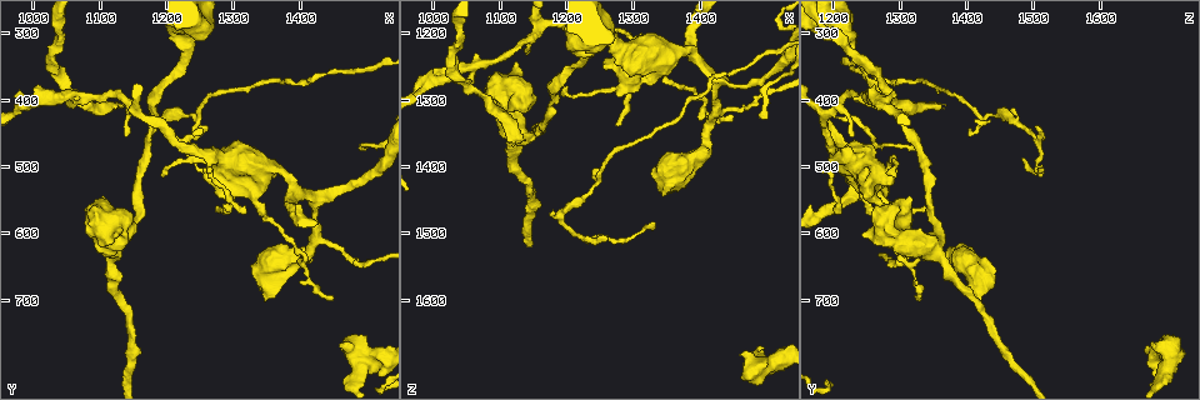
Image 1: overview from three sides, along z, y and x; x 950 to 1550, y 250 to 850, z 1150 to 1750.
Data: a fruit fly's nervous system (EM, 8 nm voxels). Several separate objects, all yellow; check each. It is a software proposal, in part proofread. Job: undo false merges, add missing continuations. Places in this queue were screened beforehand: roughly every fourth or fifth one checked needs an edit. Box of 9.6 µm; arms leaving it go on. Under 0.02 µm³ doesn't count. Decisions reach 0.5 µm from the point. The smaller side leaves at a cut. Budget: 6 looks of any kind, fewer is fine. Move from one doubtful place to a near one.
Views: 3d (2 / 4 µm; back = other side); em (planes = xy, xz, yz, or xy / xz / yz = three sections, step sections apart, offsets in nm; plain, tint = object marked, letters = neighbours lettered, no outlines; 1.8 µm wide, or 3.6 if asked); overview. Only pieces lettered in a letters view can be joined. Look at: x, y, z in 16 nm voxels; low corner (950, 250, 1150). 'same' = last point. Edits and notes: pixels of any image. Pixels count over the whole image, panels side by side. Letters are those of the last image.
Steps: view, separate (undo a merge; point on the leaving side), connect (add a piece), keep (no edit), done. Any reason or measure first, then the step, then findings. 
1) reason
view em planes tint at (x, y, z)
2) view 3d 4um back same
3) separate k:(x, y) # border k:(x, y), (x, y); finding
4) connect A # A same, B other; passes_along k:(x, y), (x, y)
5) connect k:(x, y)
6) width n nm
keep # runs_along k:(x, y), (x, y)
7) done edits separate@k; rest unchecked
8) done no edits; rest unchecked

four-way junction
view em 3.6um xz step 8 letters at (1060, 400, 1255)

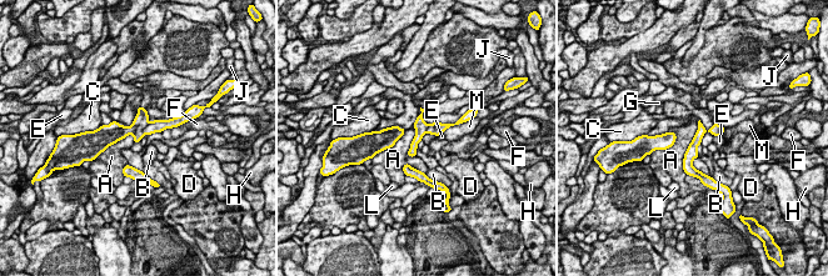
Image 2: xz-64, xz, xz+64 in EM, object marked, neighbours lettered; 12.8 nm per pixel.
another direction
view em 3.6um planes letters same

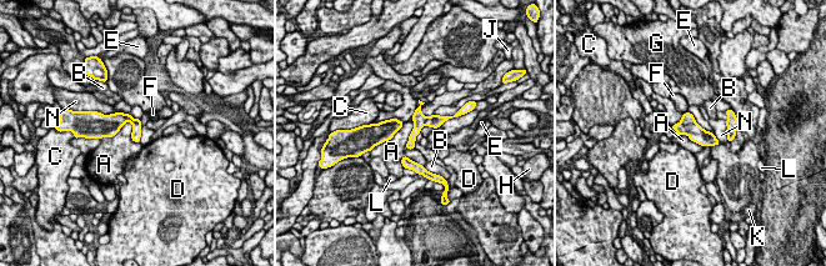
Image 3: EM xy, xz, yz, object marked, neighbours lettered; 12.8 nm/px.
width 130 nm
separate 3:(696, 134) # A other, B other, C other, D other, E other, F other, G other, H other, J other, K other, L other, N other; border 3:(680, 121), (682, 124), (696, 123); a second cell is stuck on

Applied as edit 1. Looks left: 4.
stops while still wide
view 3d 2um at (1250, 515, 1250)

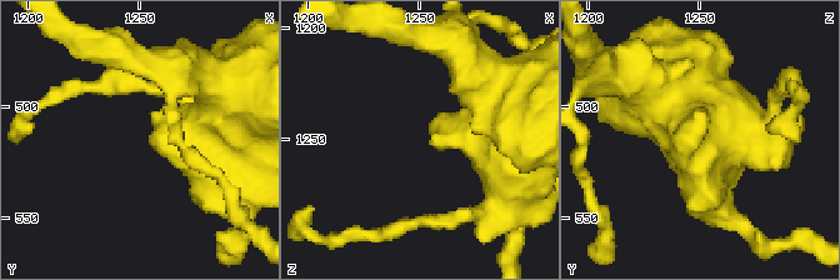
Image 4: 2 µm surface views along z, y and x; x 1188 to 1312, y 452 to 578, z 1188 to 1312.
shape alone is not enough
view em xz step 16 tint at (1254, 518, 1247)

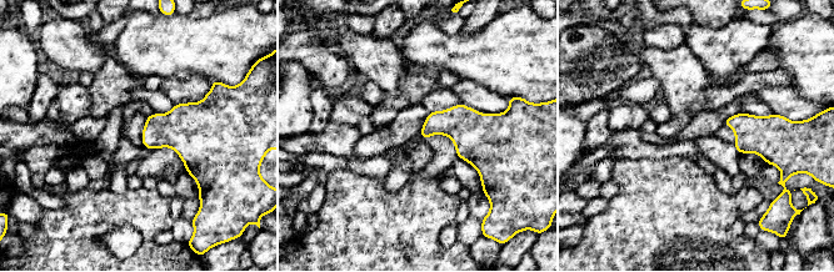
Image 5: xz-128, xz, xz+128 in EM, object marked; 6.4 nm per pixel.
another direction
view em planes letters same

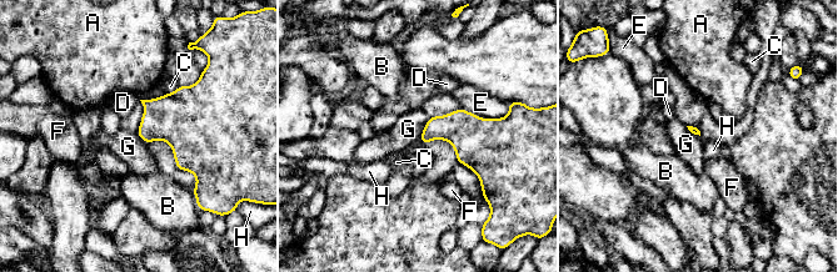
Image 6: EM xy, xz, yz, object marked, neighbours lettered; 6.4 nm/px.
keep # A other, B other, C other, D other, E other, F other, G other, H other; border 6:(429, 117), (419, 140); no lettered piece goes on from it

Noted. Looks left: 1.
done edits separate@3; rest unchecked

